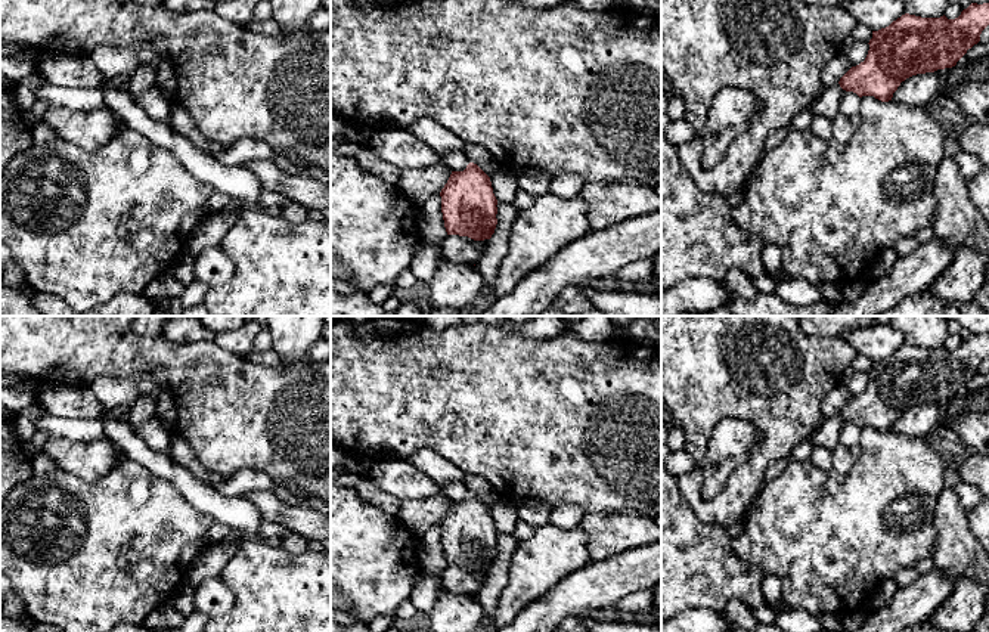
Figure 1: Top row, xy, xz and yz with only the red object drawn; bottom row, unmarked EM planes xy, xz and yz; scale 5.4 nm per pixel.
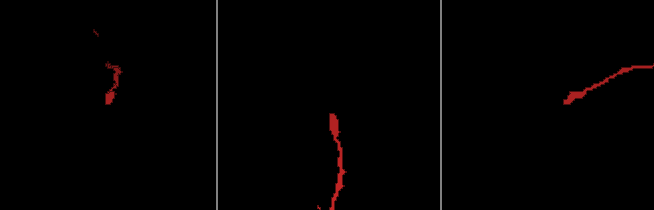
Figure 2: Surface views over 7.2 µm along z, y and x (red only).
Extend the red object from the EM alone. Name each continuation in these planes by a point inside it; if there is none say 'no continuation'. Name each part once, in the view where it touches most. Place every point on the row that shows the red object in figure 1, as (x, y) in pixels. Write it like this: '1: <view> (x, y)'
1: yz (828, 104)

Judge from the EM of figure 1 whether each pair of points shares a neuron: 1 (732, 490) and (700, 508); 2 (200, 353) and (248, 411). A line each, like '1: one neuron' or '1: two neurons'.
1: one neuron
2: one neuron

